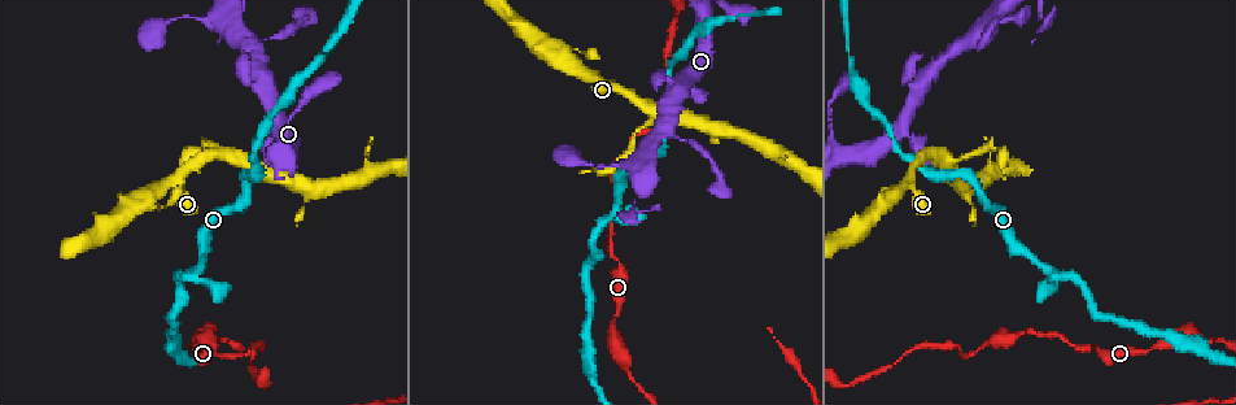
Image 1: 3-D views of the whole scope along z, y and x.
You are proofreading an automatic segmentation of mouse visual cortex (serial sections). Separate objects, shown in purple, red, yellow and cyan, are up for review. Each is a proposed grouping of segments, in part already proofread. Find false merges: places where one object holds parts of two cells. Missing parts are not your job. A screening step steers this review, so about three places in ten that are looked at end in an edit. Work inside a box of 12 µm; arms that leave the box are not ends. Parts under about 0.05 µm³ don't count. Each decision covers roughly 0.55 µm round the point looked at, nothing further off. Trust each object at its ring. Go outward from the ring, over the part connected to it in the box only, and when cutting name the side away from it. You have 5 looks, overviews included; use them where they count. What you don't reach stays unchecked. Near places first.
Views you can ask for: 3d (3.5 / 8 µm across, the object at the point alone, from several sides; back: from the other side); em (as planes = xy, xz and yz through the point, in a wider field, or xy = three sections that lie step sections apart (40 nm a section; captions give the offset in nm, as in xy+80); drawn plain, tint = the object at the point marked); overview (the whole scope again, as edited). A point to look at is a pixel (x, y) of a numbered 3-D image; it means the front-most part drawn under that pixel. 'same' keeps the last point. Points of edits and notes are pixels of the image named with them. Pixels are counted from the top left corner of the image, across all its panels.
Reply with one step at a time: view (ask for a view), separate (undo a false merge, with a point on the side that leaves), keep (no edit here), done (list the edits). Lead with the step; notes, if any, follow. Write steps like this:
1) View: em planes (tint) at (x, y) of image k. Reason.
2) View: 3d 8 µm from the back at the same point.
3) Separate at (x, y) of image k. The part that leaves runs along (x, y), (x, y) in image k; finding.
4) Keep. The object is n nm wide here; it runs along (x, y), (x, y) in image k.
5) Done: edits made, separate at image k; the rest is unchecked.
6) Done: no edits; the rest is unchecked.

View: 3d 3.5 µm at (638, 135) of image 1.

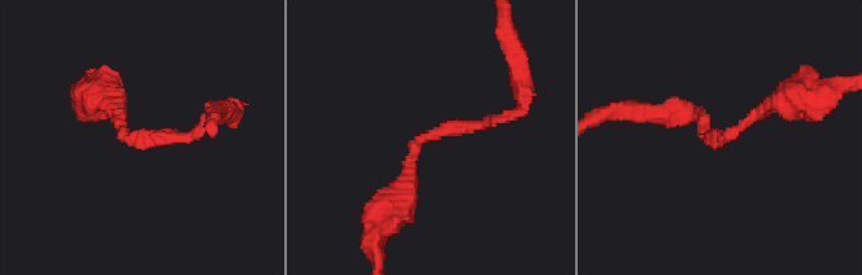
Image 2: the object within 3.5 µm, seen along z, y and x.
View: em planes (tint) at (421, 138) of image 2. The arms are 150, 250 nm wide; now the EM.

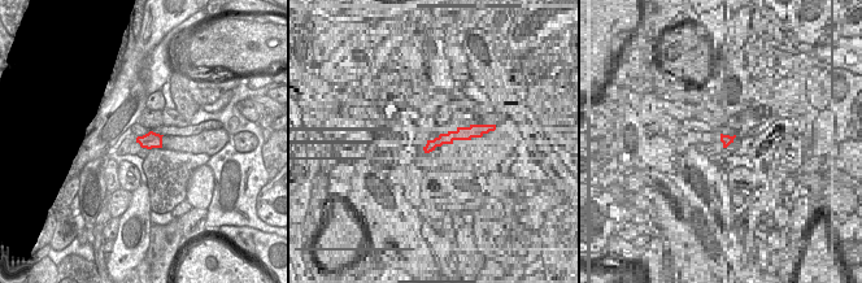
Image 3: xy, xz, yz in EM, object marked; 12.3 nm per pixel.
Keep. It runs along (401, 205), (422, 138), (501, 118) in image 2; continuous, no second cell.

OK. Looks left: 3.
View: 3d 8 µm at (1051, 273) of image 1. Sharp bend.

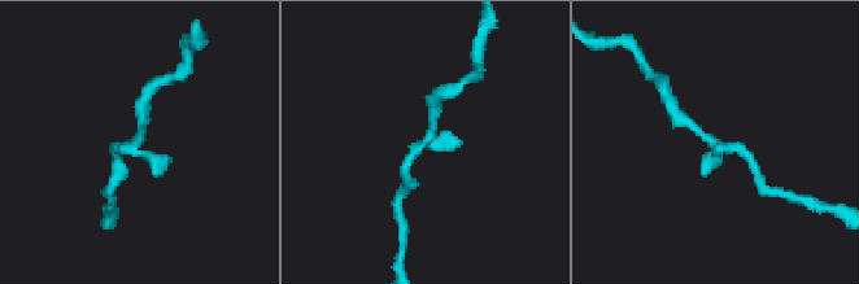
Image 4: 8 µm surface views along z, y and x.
View: em planes (tint) at (131, 146) of image 4. 3 arms meet here; the arms are 250, 250, 300 nm wide; need the tissue.

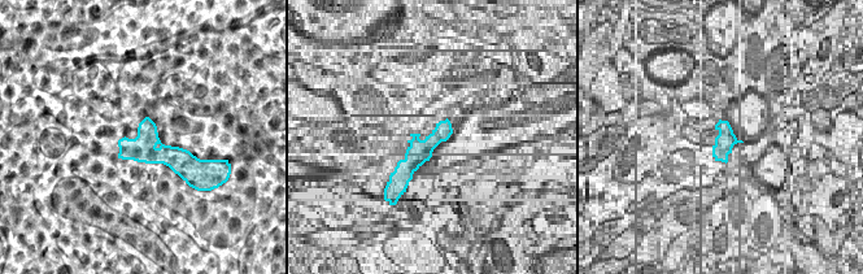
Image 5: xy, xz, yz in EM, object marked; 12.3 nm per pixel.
Keep. It runs along (690, 123), (715, 149), (745, 151) in image 4; one cell here.

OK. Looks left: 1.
Done: no edits; the rest is unchecked.

